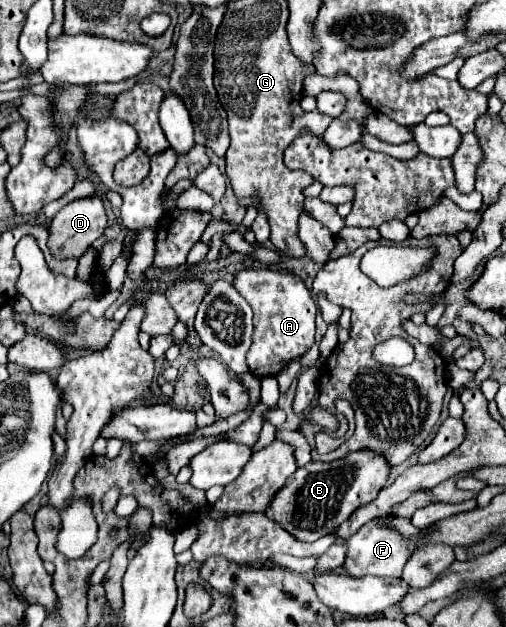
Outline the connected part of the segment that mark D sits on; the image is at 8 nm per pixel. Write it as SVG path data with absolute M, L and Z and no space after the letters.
M99 197L75 199L69 205L65 205L49 223L49 249L53 249L53 253L57 253L59 257L81 257L85 249L89 249L93 241L103 235L105 229L107 213L103 201Z

